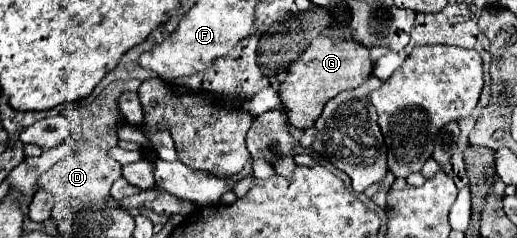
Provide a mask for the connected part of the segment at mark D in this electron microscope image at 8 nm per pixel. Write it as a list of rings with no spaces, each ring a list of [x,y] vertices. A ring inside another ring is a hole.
[[[128,79],[128,81],[112,81],[92,103],[64,109],[62,115],[68,117],[72,131],[68,135],[68,143],[74,145],[74,155],[62,159],[56,163],[46,175],[42,175],[40,185],[44,191],[52,193],[54,197],[54,209],[52,209],[52,219],[68,219],[82,207],[92,207],[92,205],[116,205],[110,201],[110,187],[112,183],[122,175],[122,165],[112,161],[108,157],[108,149],[116,147],[118,143],[118,127],[120,123],[124,125],[124,117],[120,115],[118,109],[118,99],[124,91],[138,91],[140,79]]]

